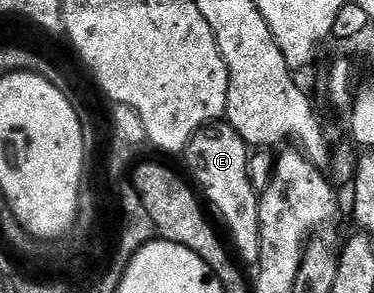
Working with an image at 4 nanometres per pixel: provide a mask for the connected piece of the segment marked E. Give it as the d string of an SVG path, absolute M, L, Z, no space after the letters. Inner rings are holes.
M226 121L212 122L198 130L187 145L185 159L191 174L204 186L201 194L211 201L211 206L223 217L227 230L231 233L230 245L238 261L245 264L258 263L261 256L261 208L260 191L251 183L251 170L247 167L247 141Z

